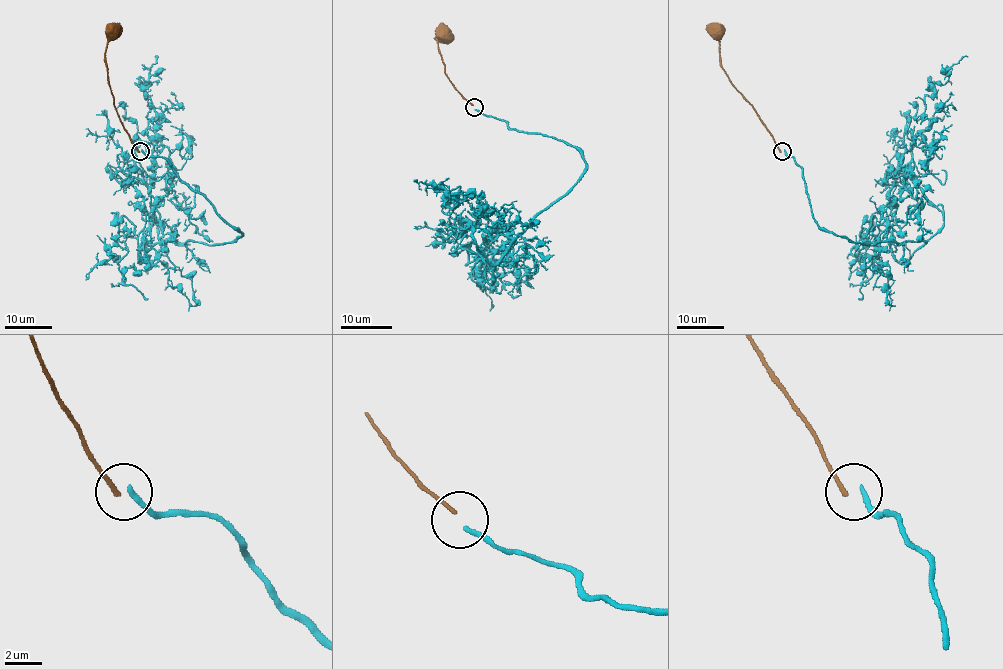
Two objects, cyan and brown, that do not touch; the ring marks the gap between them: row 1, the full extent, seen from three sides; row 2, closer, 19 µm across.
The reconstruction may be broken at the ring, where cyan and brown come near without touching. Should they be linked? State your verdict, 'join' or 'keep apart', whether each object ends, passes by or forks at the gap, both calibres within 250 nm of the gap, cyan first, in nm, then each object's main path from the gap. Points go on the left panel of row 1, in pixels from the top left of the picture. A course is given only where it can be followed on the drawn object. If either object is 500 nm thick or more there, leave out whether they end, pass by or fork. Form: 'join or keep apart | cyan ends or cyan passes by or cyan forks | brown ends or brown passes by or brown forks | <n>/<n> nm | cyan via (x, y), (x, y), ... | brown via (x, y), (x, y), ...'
join | cyan ends | brown ends | 280/240 nm | cyan via (141, 150), (163, 157), (240, 236), (161, 241), (134, 136), (149, 140), (155, 116), (142, 81), (155, 57) | brown via (140, 152), (122, 125), (108, 81), (105, 58), (107, 42), (113, 31)

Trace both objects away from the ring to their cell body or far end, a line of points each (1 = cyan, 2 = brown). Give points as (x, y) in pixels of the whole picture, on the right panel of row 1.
1: (784, 150), (824, 231), (926, 241), (944, 215), (904, 168), (932, 125), (928, 81), (967, 57)
2: (781, 152), (756, 111), (724, 70), (720, 36), (715, 31)

